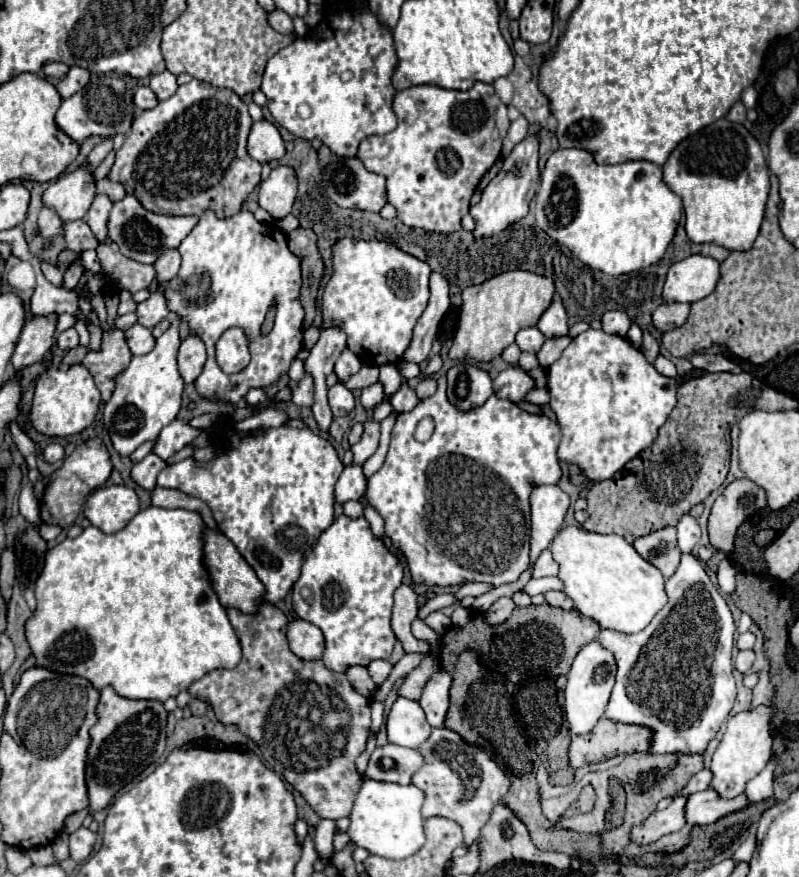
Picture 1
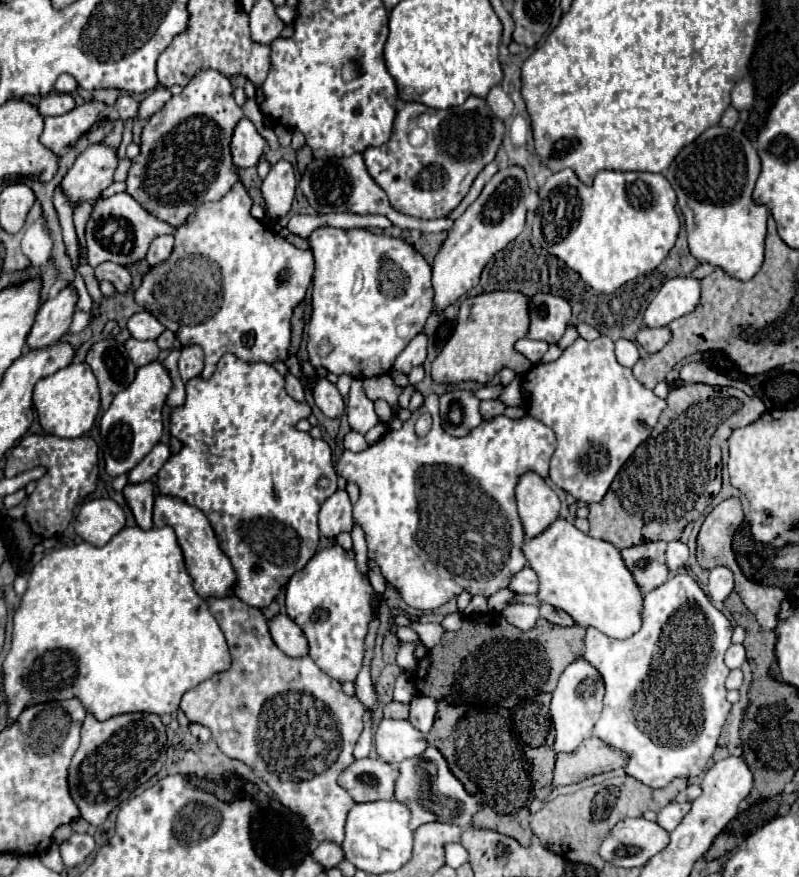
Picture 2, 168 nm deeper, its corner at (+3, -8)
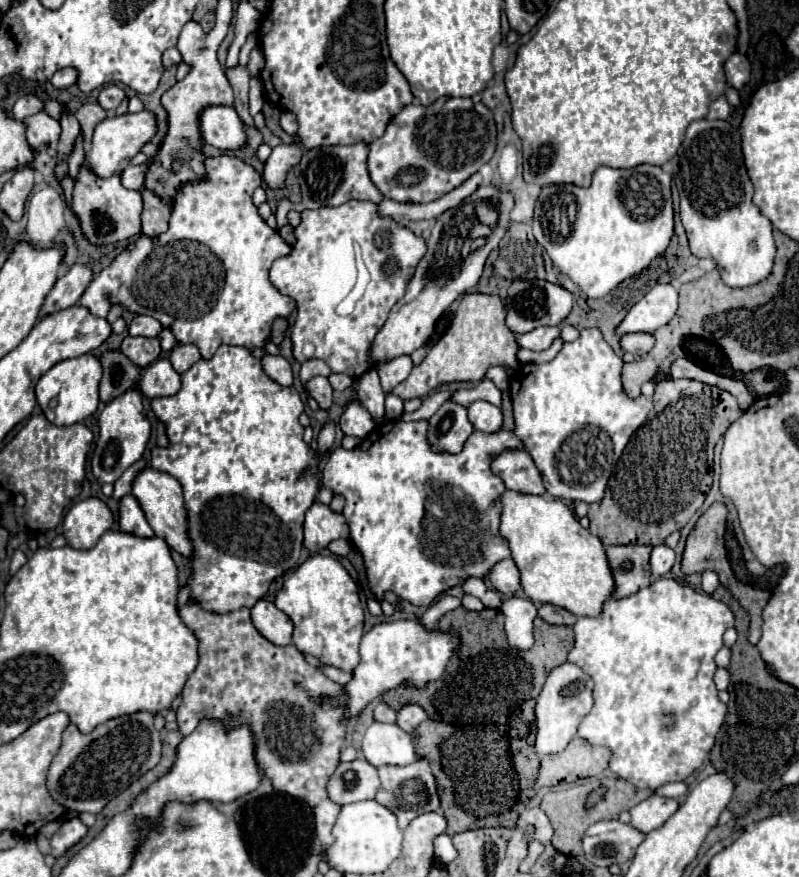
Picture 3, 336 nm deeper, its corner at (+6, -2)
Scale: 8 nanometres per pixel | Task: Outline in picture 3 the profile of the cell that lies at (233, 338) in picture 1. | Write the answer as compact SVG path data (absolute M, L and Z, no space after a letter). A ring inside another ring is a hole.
M220 346L212 358L208 358L208 360L202 358L200 362L196 362L190 370L186 370L182 374L182 388L178 394L154 398L150 402L150 406L152 406L154 414L166 424L166 436L170 440L170 444L166 448L160 448L160 446L152 448L150 466L158 468L158 470L166 470L174 478L178 478L178 482L182 484L182 490L184 490L184 508L188 514L188 538L192 542L192 574L188 578L188 588L190 588L188 602L198 604L204 610L216 612L216 614L226 614L226 612L234 612L240 608L252 608L268 592L270 582L274 578L282 576L284 572L292 570L292 566L298 562L298 556L302 550L302 540L304 540L304 536L302 536L304 514L314 504L316 492L318 492L318 462L316 462L314 450L302 440L304 428L298 422L300 414L304 412L300 394L292 386L284 388L284 386L276 384L274 380L270 380L262 370L260 360L254 358L248 348Z

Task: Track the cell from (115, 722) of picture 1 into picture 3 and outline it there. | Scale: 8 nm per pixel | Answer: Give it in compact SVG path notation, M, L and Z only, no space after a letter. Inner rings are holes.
M136 712L108 720L96 726L90 734L80 734L78 728L70 724L62 734L62 746L48 770L48 792L60 806L98 814L114 796L152 770L160 760L160 752L162 742L154 728L154 714L150 712Z

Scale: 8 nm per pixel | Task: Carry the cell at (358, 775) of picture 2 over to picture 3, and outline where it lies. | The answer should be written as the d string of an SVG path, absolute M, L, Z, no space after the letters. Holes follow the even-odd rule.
M352 760L348 764L340 762L332 778L328 780L328 798L332 802L346 806L360 800L372 800L380 786L378 770L366 760Z

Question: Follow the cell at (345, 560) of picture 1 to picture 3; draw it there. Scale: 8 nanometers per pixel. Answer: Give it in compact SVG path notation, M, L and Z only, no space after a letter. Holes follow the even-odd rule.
M310 556L284 580L274 604L292 620L292 642L300 652L344 672L356 668L356 662L360 662L358 644L364 634L364 608L354 580L334 556Z

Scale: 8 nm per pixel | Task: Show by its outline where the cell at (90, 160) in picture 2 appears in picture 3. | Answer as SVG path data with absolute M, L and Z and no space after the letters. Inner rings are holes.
M140 110L136 114L122 114L122 116L106 116L94 130L92 150L86 154L86 164L100 178L120 174L130 164L130 160L142 150L142 146L152 140L154 134L156 134L156 116L150 110Z

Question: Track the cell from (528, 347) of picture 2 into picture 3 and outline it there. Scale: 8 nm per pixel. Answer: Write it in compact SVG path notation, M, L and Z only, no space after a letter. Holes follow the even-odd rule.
M540 326L528 334L522 334L518 338L518 344L522 348L534 350L534 352L542 352L546 348L552 346L552 342L560 336L560 326Z

